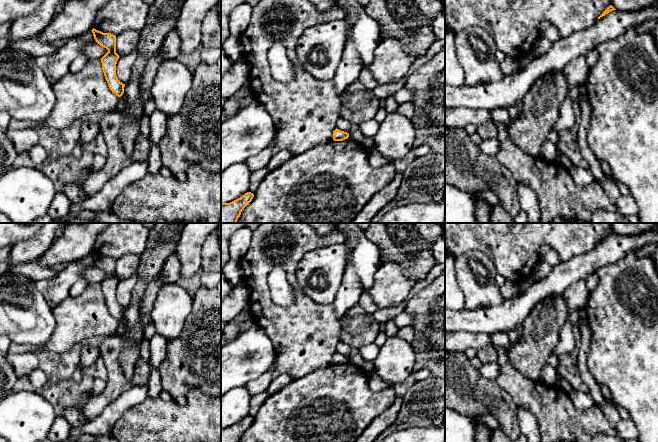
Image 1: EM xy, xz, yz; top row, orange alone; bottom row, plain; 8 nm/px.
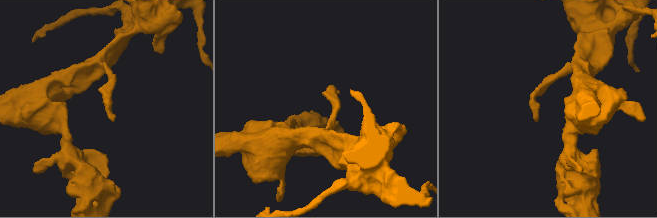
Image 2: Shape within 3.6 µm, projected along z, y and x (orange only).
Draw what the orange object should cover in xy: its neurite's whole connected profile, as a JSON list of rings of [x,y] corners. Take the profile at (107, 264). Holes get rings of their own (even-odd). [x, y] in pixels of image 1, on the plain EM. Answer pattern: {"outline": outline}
{"outline": [[[94,252],[91,255],[95,265],[108,274],[100,283],[102,294],[110,314],[118,321],[121,321],[124,317],[125,308],[120,306],[116,300],[116,288],[120,281],[116,277],[116,260],[111,257],[103,257]]]}

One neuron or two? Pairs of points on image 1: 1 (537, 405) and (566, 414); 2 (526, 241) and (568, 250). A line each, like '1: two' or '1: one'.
1: one
2: one

